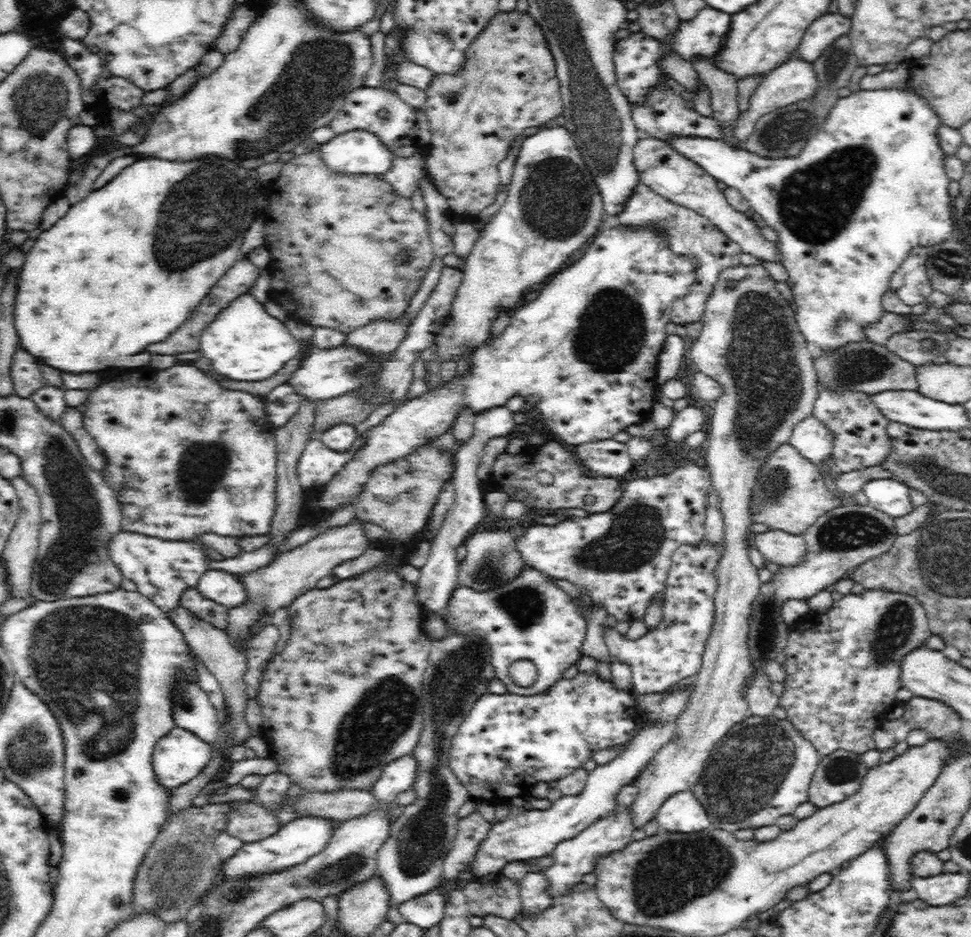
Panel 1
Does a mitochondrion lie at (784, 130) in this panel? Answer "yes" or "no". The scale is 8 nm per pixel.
yes

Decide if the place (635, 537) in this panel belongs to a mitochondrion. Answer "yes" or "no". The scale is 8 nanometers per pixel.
yes

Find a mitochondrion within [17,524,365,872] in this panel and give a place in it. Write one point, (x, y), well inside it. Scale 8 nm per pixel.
(82, 656)

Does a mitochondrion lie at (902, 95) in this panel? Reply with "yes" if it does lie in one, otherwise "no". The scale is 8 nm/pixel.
no

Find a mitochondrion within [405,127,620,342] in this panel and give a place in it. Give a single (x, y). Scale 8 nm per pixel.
(555, 201)

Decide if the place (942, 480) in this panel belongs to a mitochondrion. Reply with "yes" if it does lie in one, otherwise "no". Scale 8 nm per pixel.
yes

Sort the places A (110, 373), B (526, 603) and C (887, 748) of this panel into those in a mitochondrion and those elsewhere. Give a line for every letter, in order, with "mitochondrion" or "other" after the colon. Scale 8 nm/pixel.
A: other
B: mitochondrion
C: other

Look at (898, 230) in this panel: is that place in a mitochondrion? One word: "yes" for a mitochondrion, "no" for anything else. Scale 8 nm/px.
no

